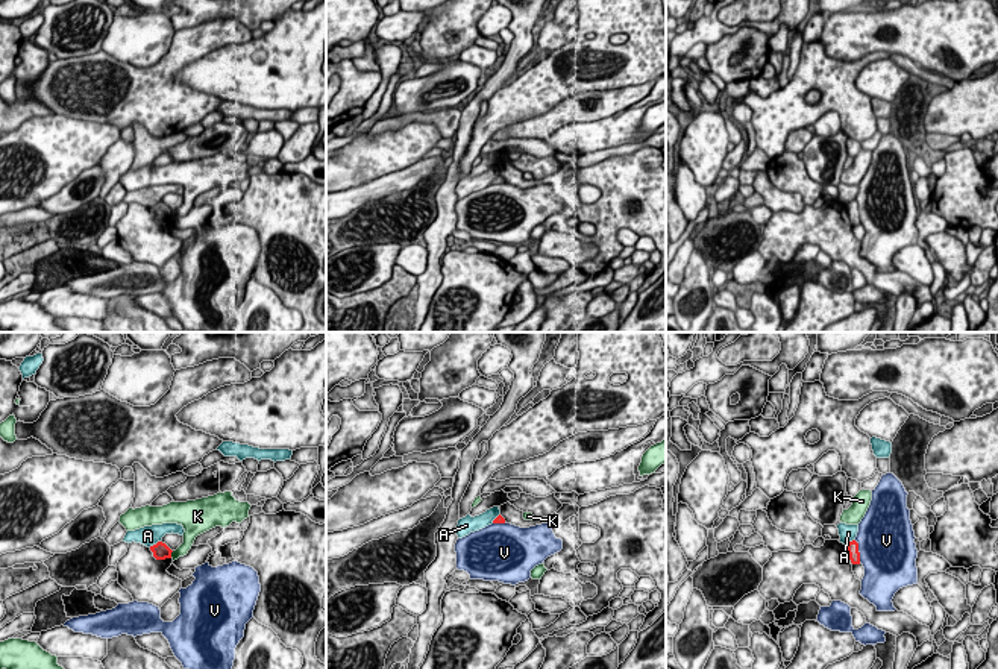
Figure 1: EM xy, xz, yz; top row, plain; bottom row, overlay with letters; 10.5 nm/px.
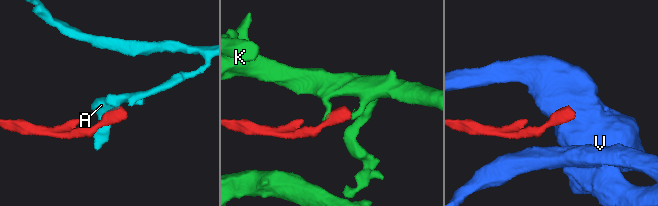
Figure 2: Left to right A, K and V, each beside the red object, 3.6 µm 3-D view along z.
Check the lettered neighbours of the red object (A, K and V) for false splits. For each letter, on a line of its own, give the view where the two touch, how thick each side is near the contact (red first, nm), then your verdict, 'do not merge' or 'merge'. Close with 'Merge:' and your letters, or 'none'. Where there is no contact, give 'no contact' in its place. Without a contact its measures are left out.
A: meets red in xy; 180 nm thick on the red side, 220 nm on the other; do not merge
K: meets red in xy; 180 nm thick on the red side, 130 nm on the other; do not merge
V: meets red in yz; 130 nm thick on the red side, 480 nm on the other; do not merge
Merge: none

